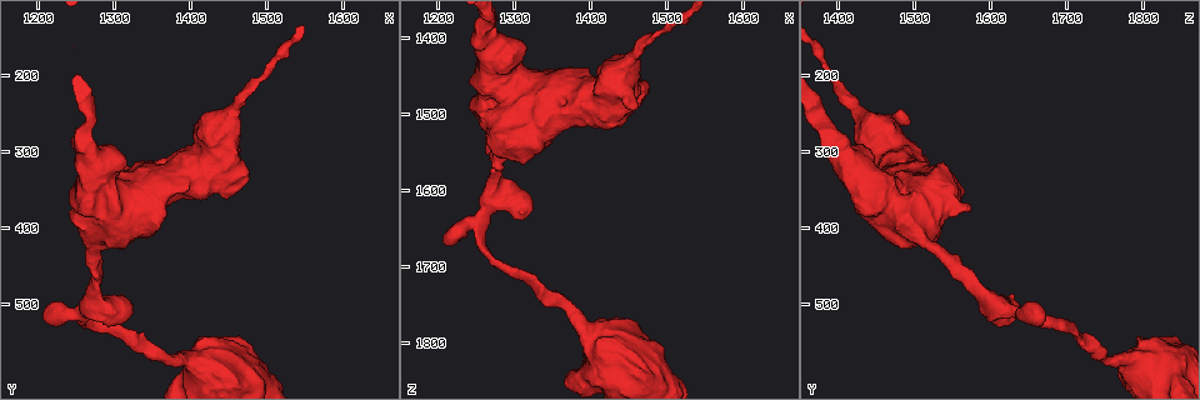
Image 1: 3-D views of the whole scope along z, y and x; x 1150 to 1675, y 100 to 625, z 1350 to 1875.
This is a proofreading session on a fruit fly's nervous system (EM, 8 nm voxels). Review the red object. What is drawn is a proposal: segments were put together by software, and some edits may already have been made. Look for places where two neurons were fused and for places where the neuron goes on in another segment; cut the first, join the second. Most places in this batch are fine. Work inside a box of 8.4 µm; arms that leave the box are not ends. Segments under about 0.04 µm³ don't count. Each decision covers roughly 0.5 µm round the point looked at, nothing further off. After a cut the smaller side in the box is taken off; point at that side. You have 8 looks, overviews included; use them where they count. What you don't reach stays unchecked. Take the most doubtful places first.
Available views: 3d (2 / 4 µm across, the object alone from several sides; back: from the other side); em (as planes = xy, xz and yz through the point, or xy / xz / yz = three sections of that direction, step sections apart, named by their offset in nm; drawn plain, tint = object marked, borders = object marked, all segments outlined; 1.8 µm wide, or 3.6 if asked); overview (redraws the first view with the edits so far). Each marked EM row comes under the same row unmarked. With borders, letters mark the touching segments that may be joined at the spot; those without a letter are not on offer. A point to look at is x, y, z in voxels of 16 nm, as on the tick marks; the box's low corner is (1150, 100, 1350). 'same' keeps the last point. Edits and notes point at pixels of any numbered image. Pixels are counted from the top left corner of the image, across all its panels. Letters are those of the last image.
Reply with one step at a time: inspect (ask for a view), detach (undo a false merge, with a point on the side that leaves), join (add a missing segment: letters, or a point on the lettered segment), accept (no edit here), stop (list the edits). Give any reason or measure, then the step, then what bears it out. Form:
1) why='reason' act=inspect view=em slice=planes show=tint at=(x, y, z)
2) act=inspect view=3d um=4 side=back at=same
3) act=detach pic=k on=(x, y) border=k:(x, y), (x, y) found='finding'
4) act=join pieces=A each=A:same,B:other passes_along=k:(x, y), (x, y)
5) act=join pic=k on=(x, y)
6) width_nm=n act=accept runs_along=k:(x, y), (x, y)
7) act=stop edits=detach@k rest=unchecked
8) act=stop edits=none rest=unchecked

why='thick turns thin' act=inspect view=em slice=planes show=tint at=(1260, 290, 1390)

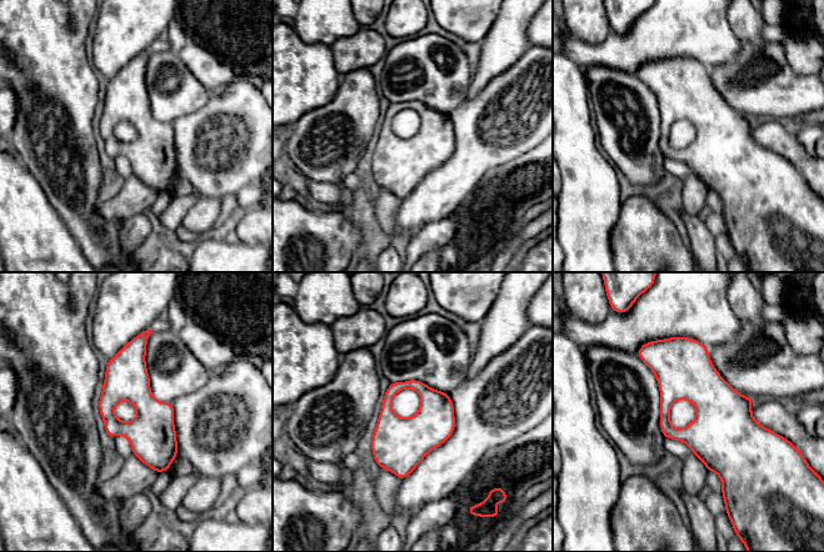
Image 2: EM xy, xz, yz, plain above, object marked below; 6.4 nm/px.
act=inspect view=em slice=planes show=borders at=same

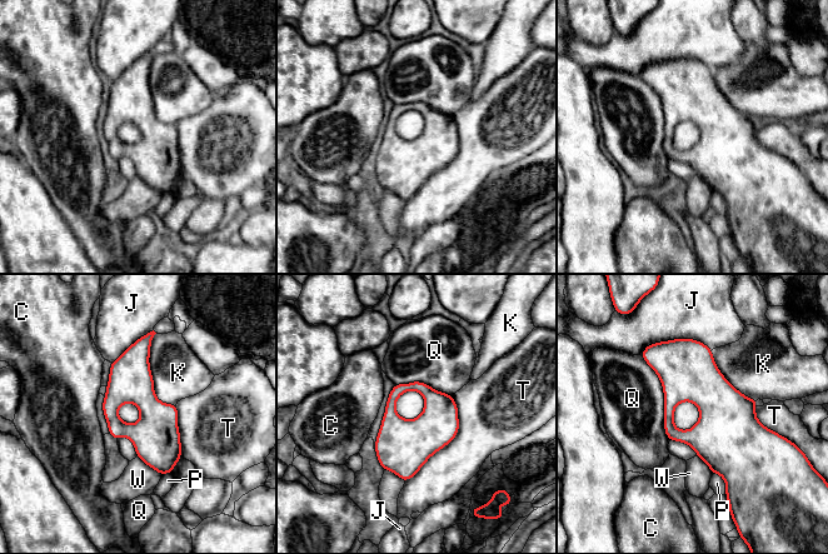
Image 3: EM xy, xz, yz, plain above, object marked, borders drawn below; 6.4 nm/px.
width_nm=260 act=accept each=C:other,J:other,K:other,P:other,Q:other,T:other,W:other runs_along=3:(148, 340), (140, 393), (165, 470) found='all the same neuron'

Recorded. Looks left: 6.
why='sudden change in width' act=inspect view=em um=3.6 slice=planes show=borders at=(1410, 580, 1790)

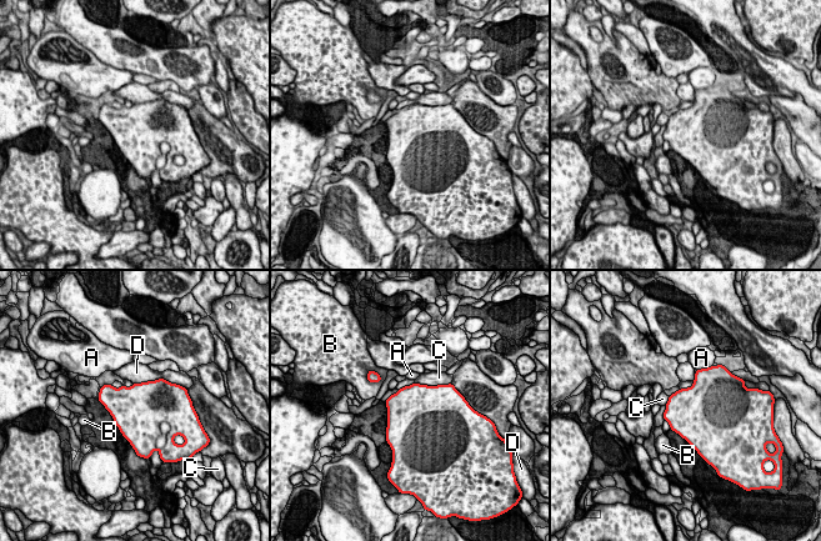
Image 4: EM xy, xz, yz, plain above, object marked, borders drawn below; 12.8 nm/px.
act=accept each=A:other,B:other,C:other,D:other border=4:(415, 382), (444, 385) found='continuous, no second neuron'

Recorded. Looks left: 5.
why='free end' act=inspect view=em um=3.6 slice=planes show=borders at=(1280, 375, 1575)

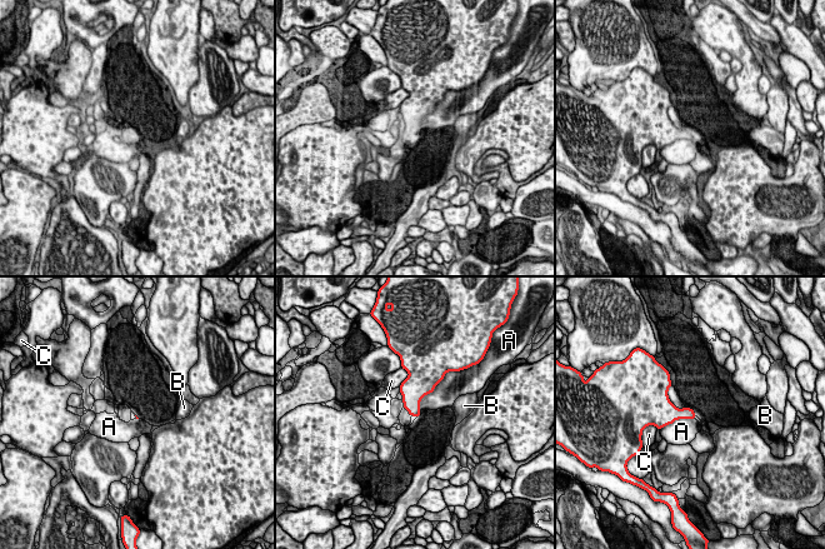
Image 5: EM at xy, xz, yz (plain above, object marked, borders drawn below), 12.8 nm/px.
act=accept each=A:other,B:other,C:other border=5:(440, 382), (420, 400), (419, 414) found='no lettered segment goes on from it'

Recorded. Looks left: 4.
act=inspect view=3d um=4 at=(1210, 525, 1660)

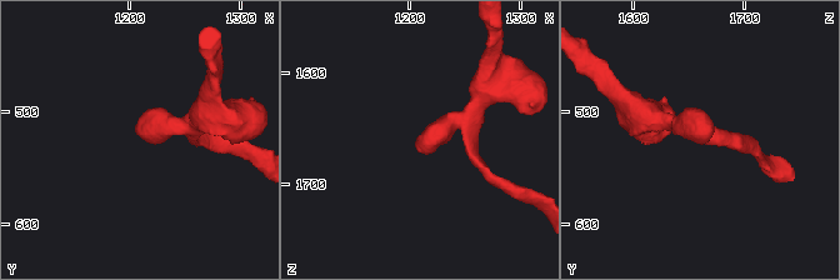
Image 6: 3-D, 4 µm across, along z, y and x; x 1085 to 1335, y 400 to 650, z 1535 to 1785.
act=inspect view=em slice=xy step=8 show=tint at=(1210, 524, 1664)

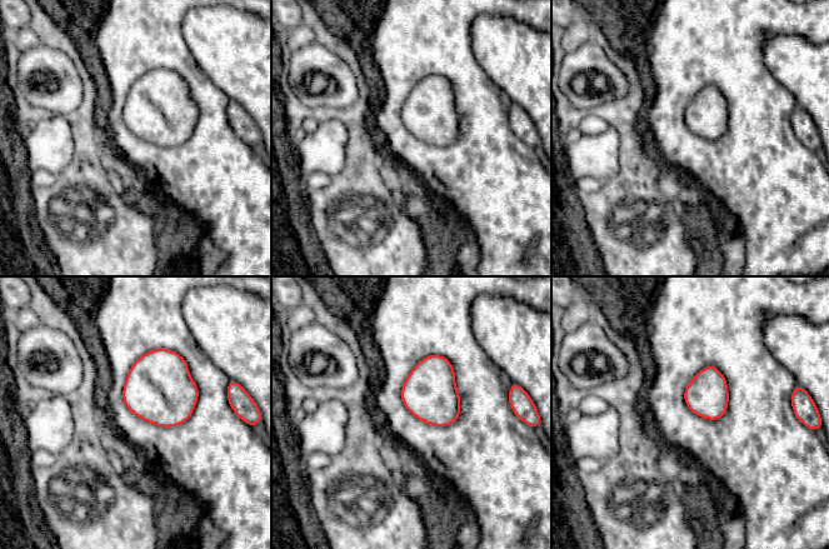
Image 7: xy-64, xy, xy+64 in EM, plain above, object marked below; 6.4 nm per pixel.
act=inspect view=em slice=yz step=4 show=borders at=same

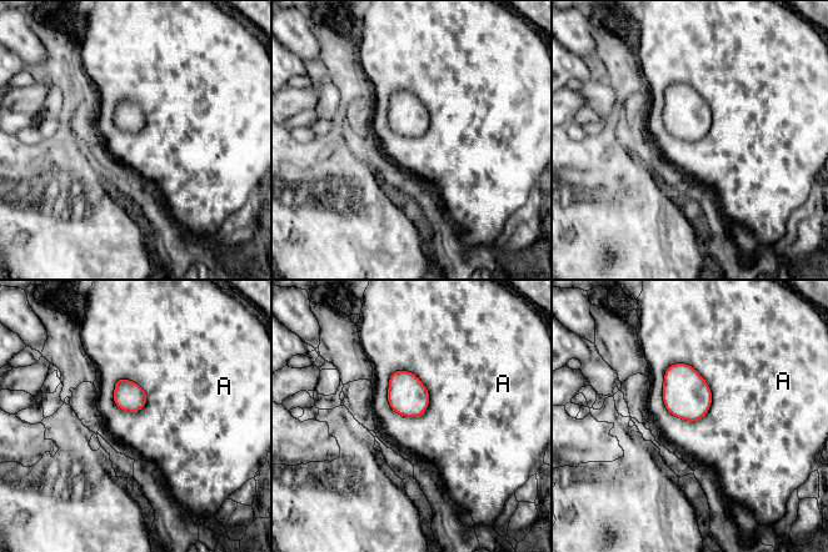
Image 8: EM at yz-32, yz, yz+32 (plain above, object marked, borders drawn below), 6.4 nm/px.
width_nm=190 act=accept each=A:other border=8:(671, 364), (706, 381), (702, 418) found='no lettered segment goes on from it'

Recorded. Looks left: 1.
act=stop edits=none rest=unchecked

